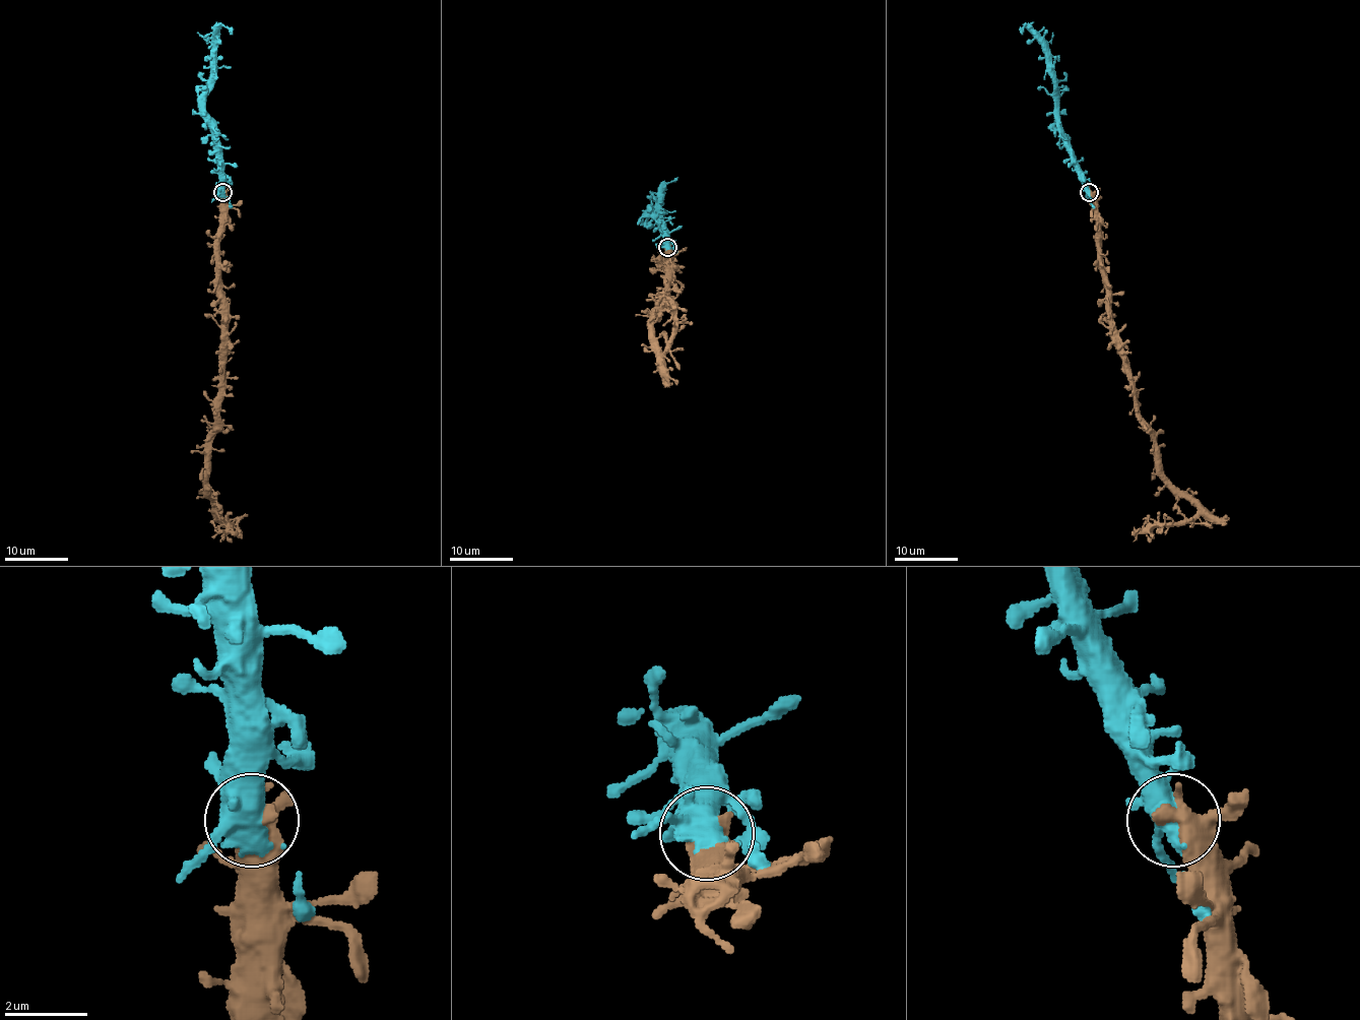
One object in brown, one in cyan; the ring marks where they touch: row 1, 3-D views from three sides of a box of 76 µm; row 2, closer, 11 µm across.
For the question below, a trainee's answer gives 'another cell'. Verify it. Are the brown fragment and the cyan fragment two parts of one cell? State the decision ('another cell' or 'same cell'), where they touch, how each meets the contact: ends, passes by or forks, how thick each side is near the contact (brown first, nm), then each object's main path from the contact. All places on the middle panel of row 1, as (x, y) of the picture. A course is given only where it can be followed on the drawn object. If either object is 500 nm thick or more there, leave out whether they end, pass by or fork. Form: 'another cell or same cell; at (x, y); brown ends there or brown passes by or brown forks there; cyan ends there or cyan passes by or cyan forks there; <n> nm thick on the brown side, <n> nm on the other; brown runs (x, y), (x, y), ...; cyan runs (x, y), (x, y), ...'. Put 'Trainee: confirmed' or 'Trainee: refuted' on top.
Trainee: refuted
same cell; at (667, 247); 500 nm thick on the brown side, 460 nm on the other; brown runs (667, 248), (667, 288), (653, 319), (654, 335), (662, 333), (667, 341), (673, 305), (662, 297), (656, 305); cyan runs (667, 246), (660, 227), (649, 215), (656, 209), (657, 193), (678, 178)

